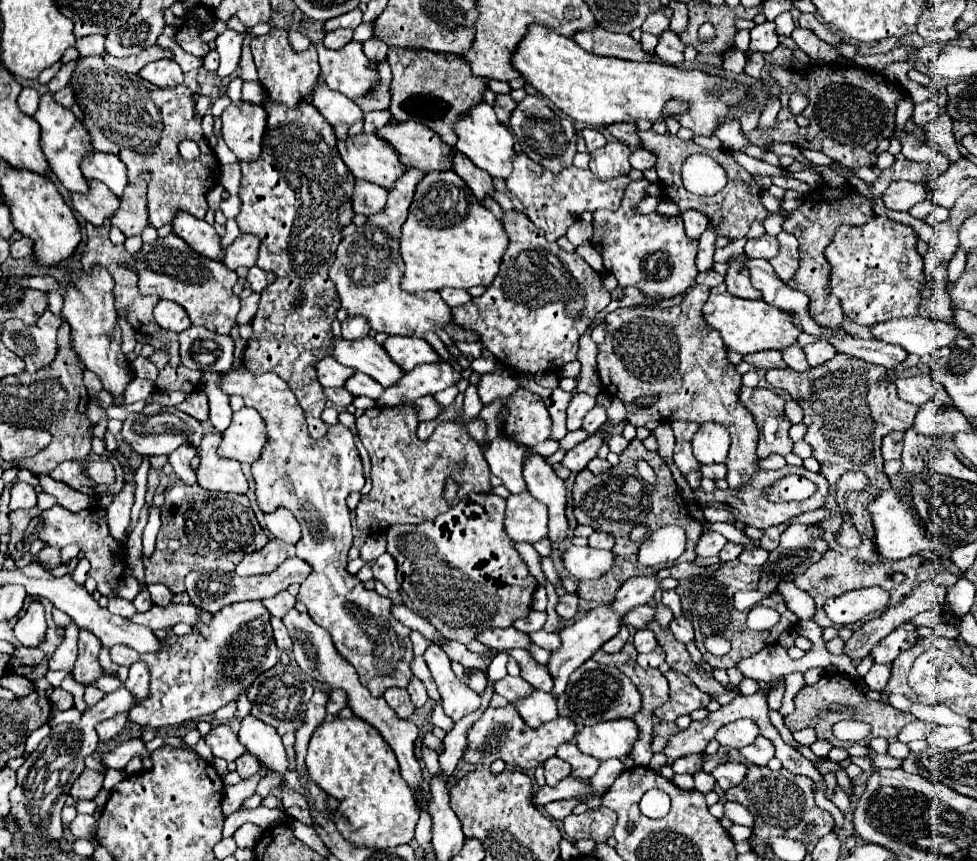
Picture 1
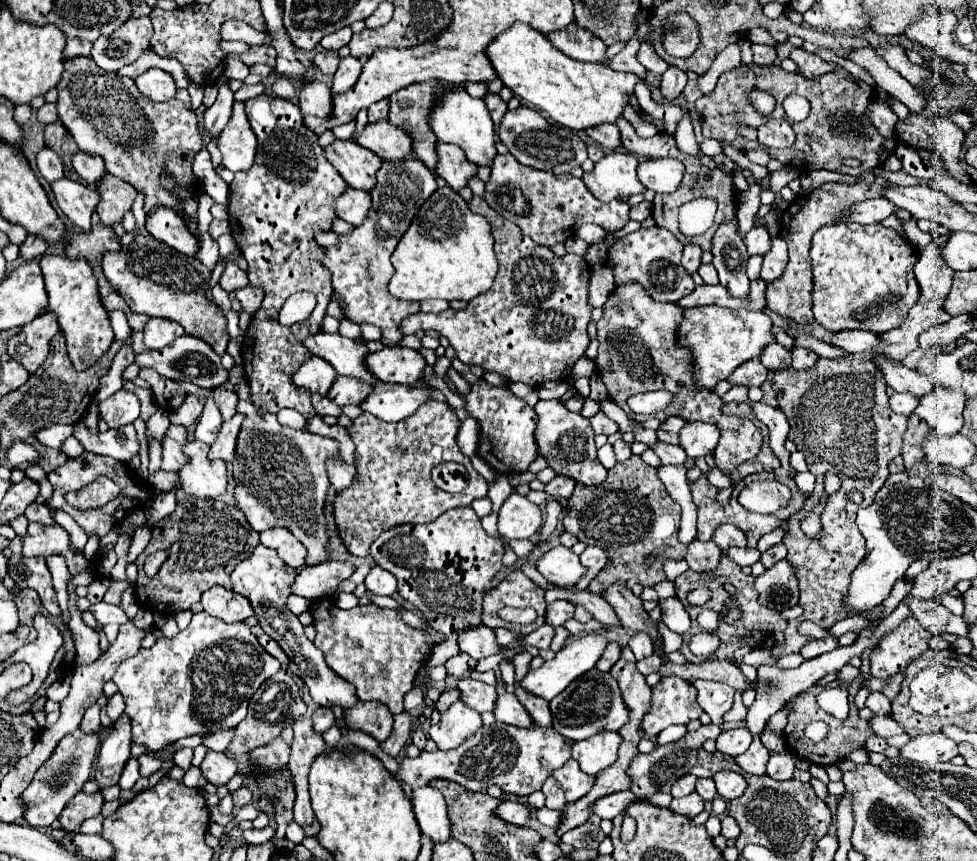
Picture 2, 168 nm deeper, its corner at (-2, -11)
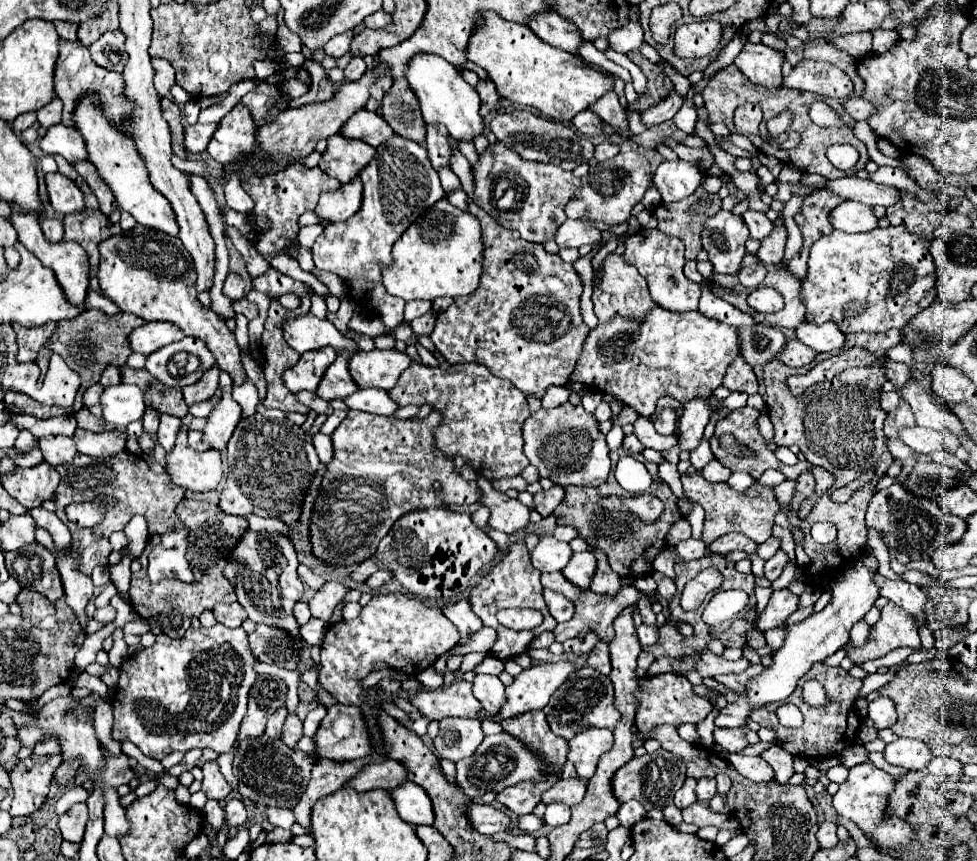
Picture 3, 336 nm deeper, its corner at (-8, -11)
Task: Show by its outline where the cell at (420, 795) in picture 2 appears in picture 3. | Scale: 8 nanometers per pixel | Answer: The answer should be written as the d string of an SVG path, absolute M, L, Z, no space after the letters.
M405 781L391 789L389 797L393 799L399 817L409 825L433 825L431 799L419 785Z

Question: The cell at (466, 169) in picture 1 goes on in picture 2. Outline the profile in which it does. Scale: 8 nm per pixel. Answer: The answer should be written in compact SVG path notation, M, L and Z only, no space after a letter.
M439 141L437 153L439 153L437 175L441 175L451 189L461 191L463 187L469 185L469 179L477 175L477 165L465 161L465 155L461 153L461 149L457 149L457 145Z

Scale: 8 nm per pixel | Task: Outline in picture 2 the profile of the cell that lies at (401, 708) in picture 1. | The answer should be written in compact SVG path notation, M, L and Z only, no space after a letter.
M359 701L353 709L343 713L345 713L345 721L349 729L365 731L377 741L385 741L393 729L393 713L383 703Z

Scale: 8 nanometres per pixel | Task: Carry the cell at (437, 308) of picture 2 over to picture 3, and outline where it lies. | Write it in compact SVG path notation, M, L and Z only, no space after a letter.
M409 301L405 305L405 317L403 317L403 321L405 323L411 323L415 317L427 313L429 309L431 309L431 303L429 301Z

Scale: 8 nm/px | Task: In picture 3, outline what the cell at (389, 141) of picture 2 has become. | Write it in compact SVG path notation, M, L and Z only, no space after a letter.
M359 109L341 127L341 135L347 139L359 139L371 147L377 147L383 141L387 141L387 137L393 135L393 129L383 121L383 117L379 117L379 113Z

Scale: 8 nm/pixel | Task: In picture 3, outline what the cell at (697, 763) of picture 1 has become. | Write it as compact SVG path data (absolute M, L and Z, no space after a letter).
M687 777L685 785L675 793L675 805L679 809L685 809L685 807L693 805L695 801L697 801L697 797L695 797L695 779Z

